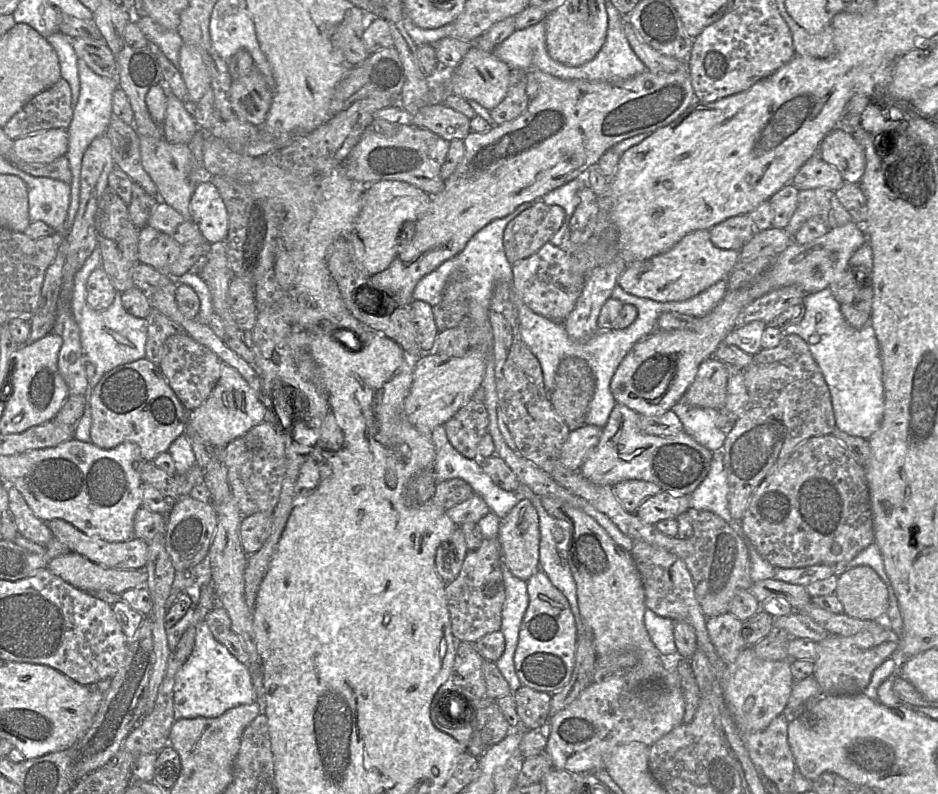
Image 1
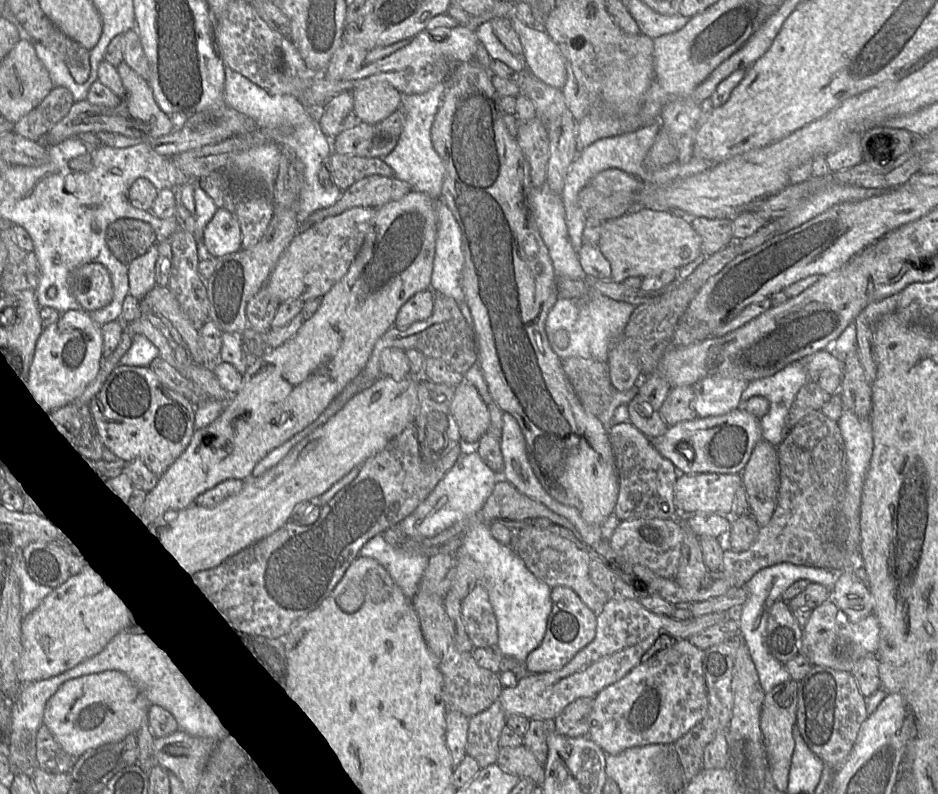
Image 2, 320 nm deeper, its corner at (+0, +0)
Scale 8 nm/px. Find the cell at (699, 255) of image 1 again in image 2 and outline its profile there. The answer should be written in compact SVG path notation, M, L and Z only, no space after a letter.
M642 208L604 223L599 248L611 265L614 282L629 277L656 276L669 269L680 269L701 254L702 241L691 223L670 212Z

